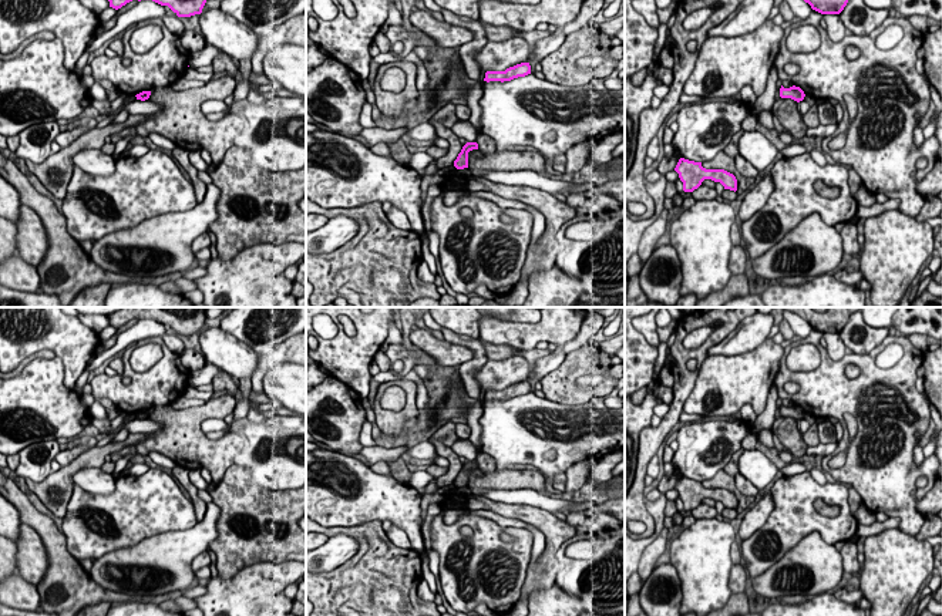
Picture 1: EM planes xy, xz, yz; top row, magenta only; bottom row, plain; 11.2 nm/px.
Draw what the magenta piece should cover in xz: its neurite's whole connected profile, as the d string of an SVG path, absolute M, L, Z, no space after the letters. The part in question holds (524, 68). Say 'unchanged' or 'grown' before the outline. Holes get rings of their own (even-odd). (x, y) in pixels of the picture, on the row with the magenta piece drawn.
unchanged; M521 63L514 67L507 68L505 71L487 71L484 81L511 81L518 77L525 77L531 74L529 63Z

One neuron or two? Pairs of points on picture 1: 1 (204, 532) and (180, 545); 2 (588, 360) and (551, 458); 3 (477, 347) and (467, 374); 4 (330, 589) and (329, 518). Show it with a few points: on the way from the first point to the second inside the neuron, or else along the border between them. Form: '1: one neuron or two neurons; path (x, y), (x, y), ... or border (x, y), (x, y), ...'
1: one neuron; path (198, 538), (185, 545)
2: two neurons; border (604, 397), (578, 404), (545, 399)
3: one neuron; path (480, 354), (480, 363), (474, 369)
4: two neurons; border (362, 524), (320, 527)

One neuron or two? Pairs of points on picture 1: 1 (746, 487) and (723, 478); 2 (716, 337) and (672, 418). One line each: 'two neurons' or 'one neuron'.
1: one neuron
2: one neuron

